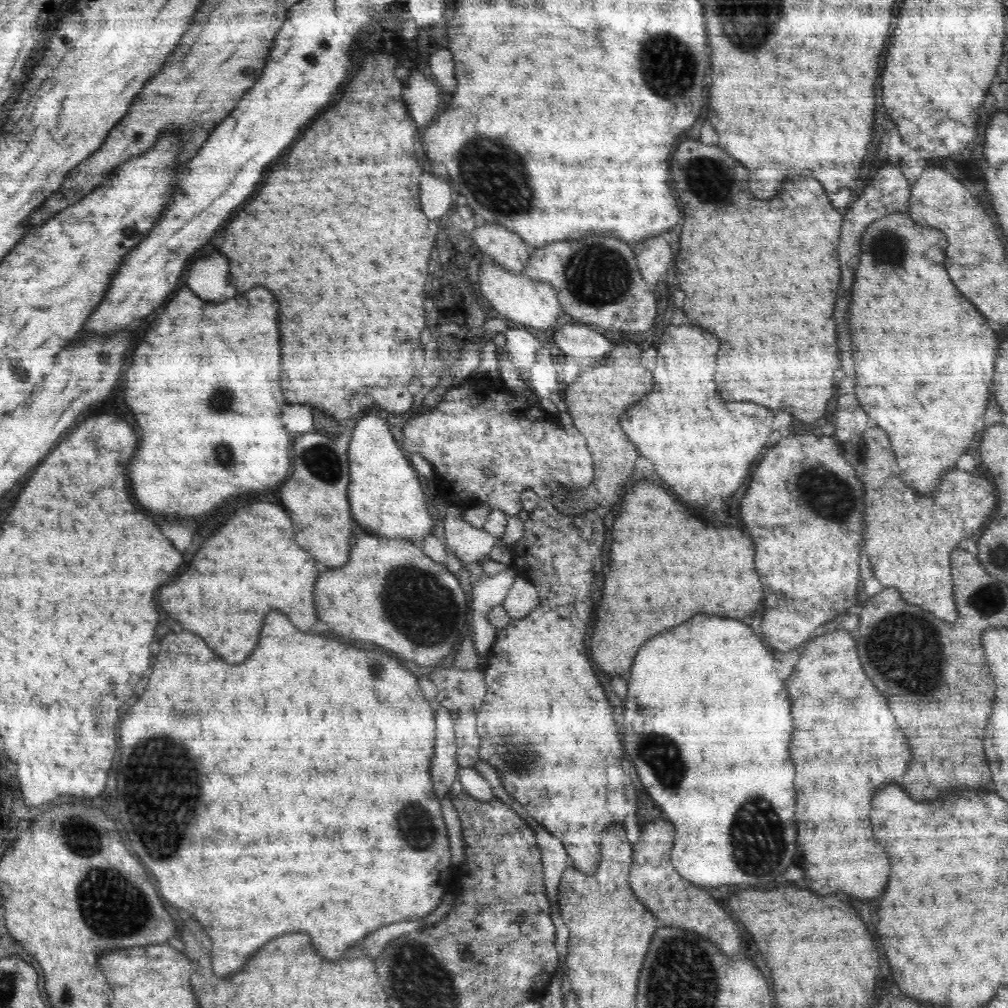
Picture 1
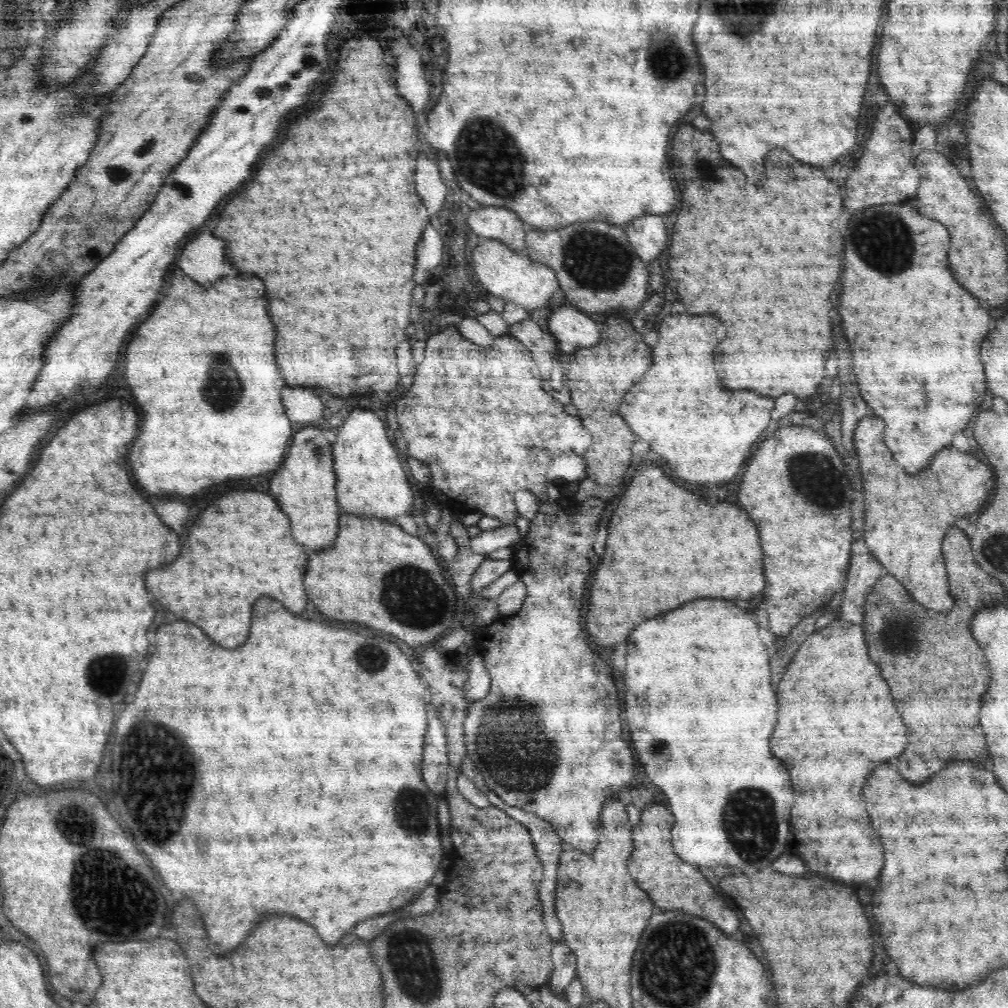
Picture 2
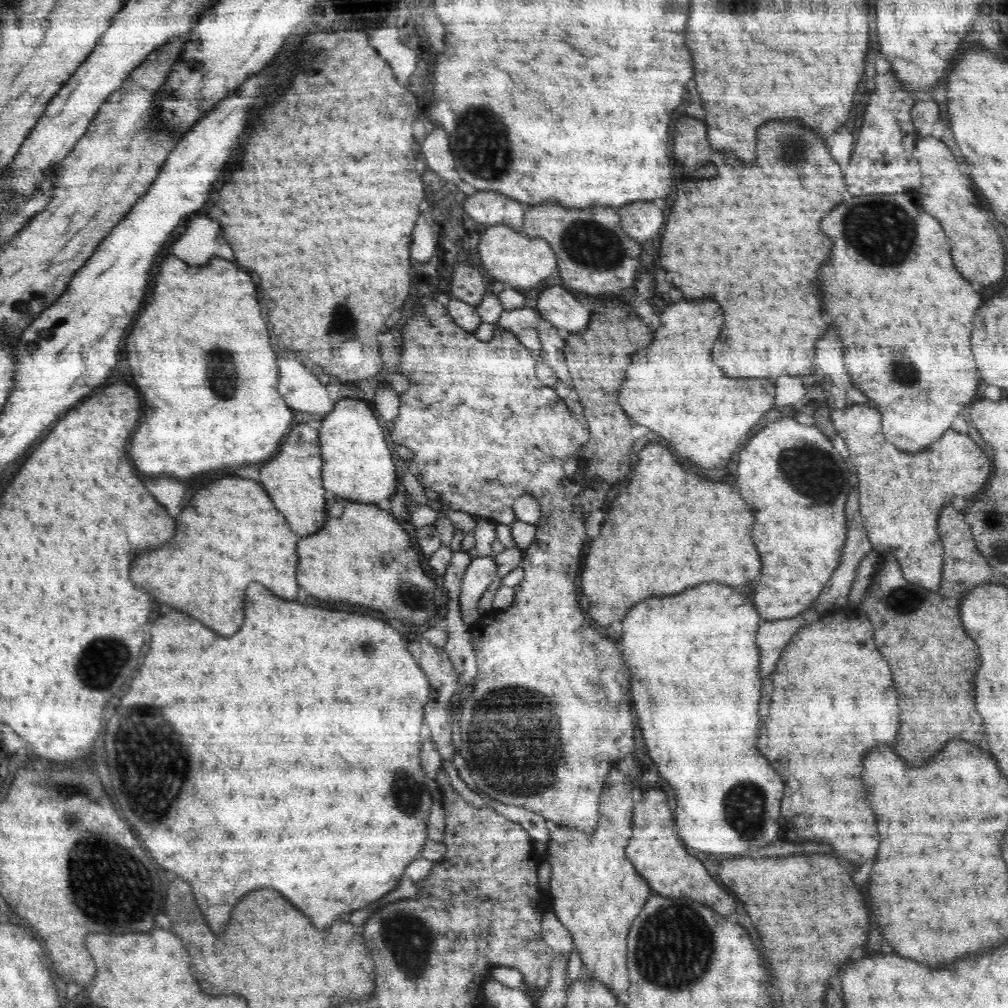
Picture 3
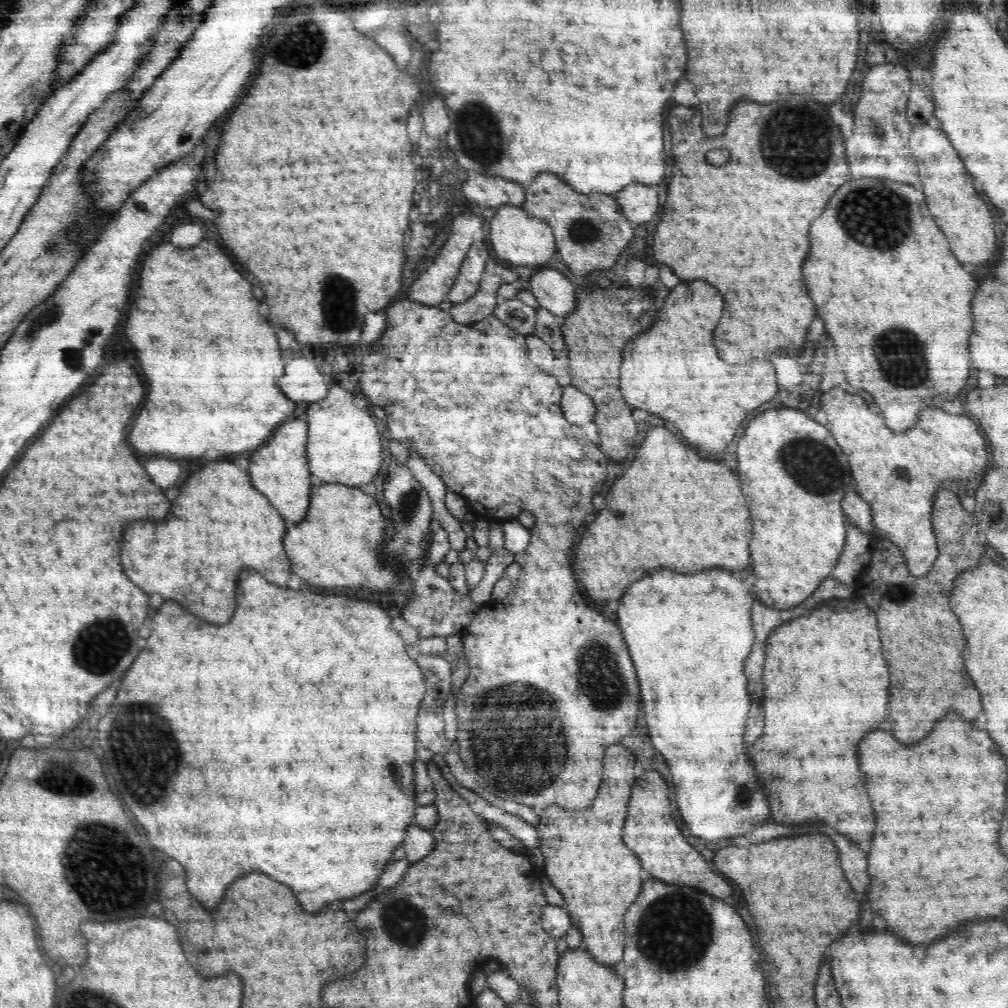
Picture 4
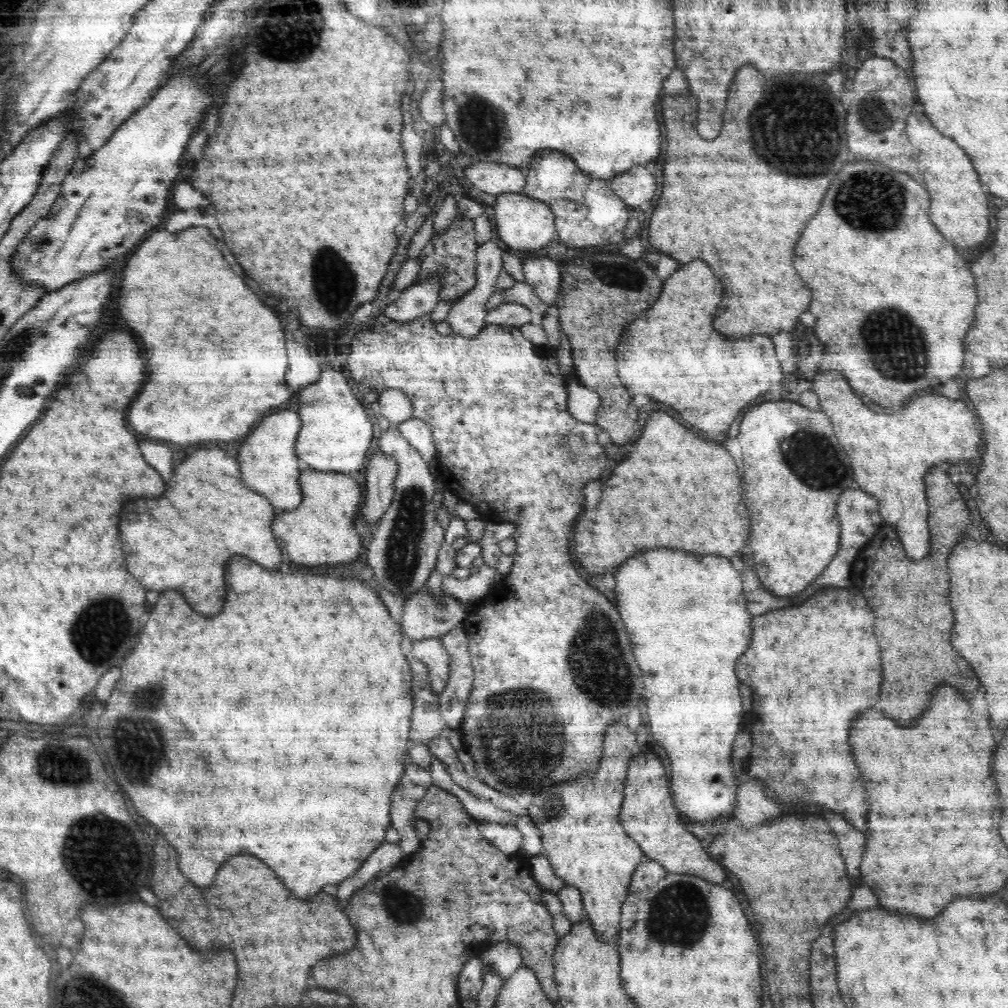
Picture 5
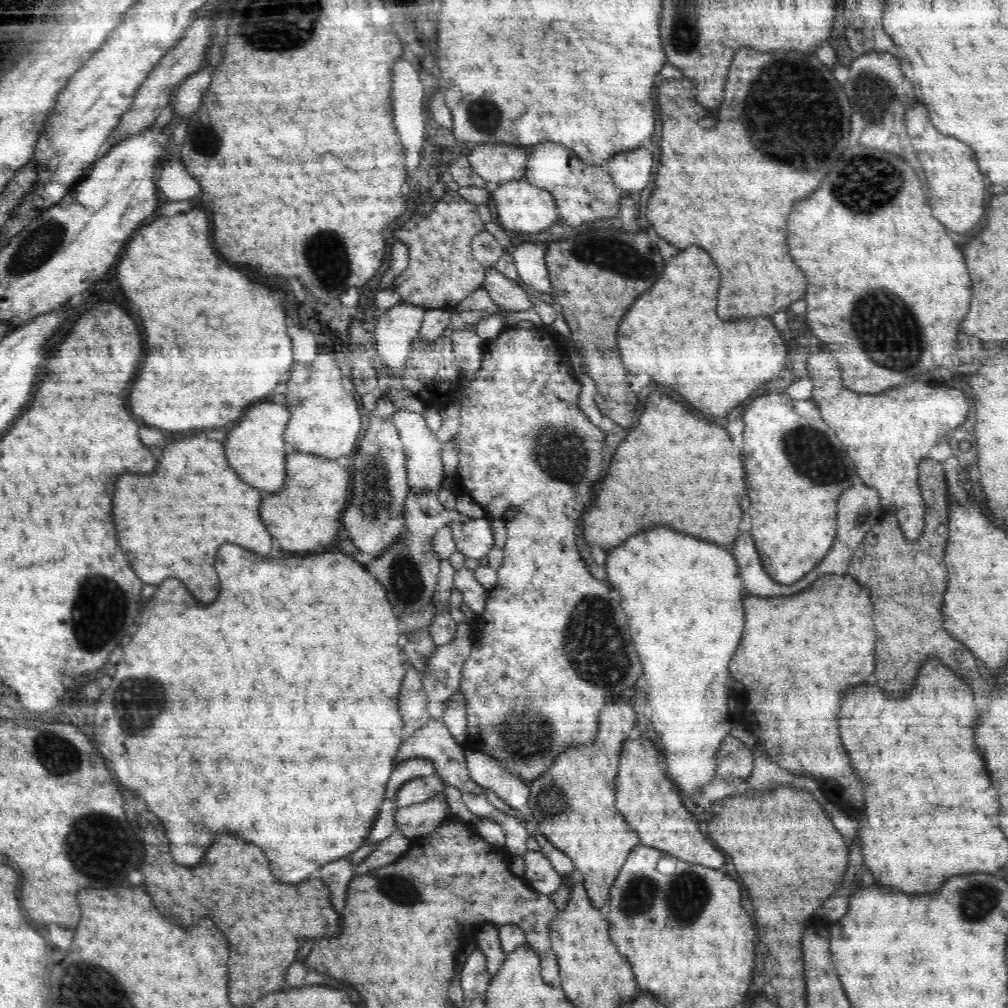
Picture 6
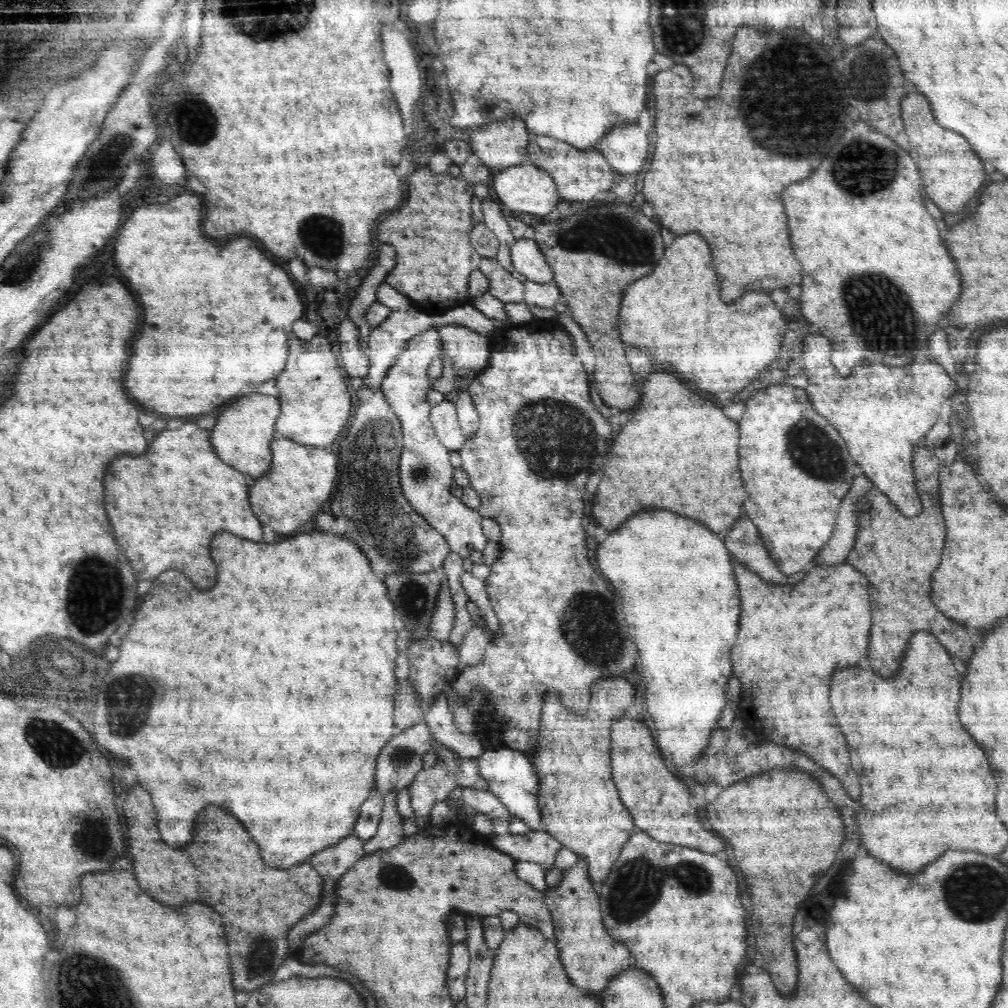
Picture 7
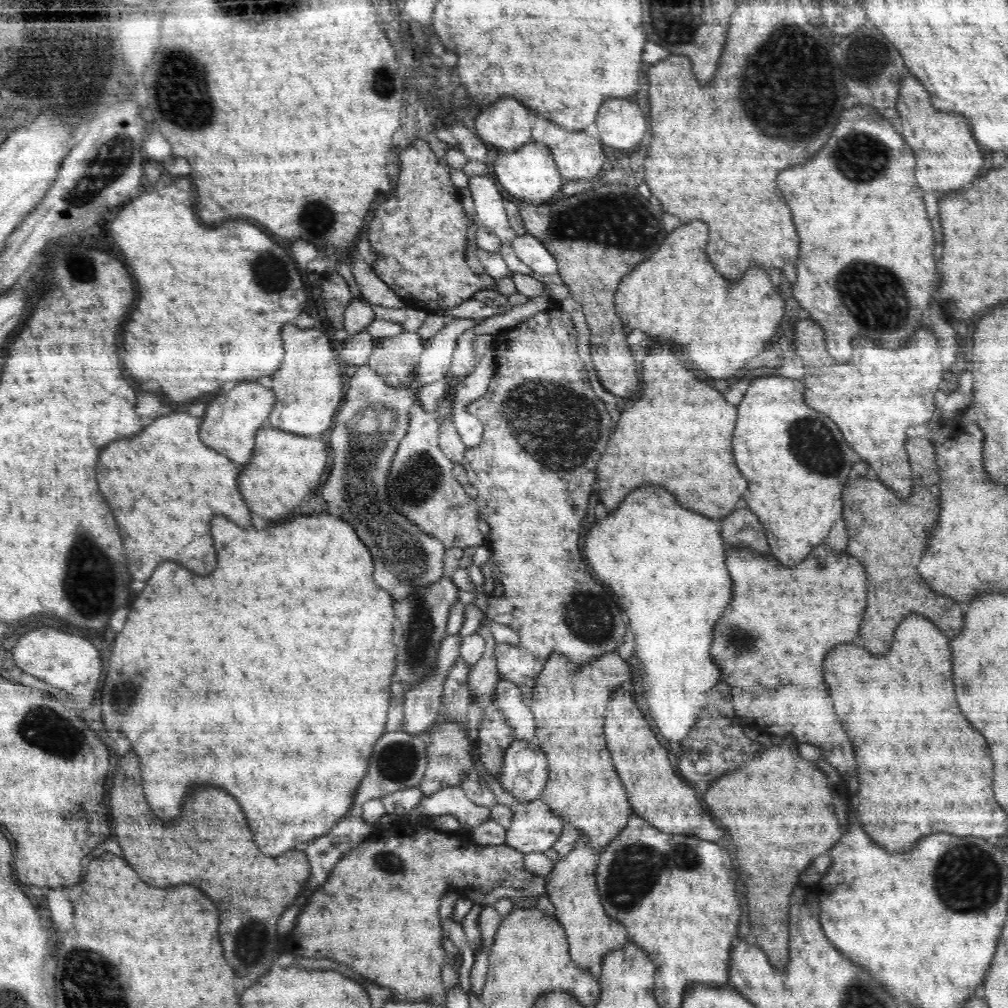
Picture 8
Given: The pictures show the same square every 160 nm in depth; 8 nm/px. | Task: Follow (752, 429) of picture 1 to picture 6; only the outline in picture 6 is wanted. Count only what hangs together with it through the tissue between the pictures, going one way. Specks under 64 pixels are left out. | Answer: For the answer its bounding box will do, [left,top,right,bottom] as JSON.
[617,246,787,418]

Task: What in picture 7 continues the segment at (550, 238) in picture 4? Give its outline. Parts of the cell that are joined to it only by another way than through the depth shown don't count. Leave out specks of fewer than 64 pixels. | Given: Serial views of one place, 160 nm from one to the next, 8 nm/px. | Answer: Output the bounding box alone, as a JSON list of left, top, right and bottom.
[492,161,561,218]

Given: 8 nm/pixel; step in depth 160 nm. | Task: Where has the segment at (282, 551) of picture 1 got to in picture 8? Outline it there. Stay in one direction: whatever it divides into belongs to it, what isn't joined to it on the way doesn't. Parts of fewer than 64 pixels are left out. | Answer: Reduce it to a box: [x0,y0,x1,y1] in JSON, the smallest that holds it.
[98,414,250,580]

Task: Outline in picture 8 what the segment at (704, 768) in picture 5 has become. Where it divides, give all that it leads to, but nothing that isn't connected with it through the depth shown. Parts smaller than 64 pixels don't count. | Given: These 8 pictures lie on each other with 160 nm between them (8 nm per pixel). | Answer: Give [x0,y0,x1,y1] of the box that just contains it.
[584,486,732,744]

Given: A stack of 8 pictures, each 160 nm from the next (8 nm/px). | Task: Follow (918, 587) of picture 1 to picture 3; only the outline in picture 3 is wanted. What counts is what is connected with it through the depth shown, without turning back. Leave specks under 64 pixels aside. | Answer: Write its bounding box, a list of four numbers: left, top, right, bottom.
[831,404,992,592]

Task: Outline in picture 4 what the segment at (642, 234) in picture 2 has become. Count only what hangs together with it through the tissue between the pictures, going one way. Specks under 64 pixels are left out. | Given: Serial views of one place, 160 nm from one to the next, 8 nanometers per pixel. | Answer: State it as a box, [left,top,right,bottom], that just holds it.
[614,186,660,226]

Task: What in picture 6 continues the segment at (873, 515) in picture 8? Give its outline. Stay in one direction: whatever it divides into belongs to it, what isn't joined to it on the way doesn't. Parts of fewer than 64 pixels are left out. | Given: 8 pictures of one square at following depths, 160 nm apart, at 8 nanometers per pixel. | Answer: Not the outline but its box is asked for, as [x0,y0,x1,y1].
[848,457,983,698]

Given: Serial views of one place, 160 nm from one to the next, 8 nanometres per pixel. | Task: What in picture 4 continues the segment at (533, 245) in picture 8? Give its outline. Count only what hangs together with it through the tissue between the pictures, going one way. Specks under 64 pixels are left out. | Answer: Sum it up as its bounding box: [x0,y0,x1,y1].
[529,266,578,317]

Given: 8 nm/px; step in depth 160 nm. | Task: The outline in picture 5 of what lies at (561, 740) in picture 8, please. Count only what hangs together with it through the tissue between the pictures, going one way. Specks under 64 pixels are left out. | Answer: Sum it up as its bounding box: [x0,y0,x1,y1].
[528,724,642,945]

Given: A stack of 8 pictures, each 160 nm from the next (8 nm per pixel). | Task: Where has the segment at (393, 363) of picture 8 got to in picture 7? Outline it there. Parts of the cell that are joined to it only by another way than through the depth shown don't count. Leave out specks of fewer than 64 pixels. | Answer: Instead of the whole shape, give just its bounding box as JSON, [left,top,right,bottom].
[381,327,488,558]

